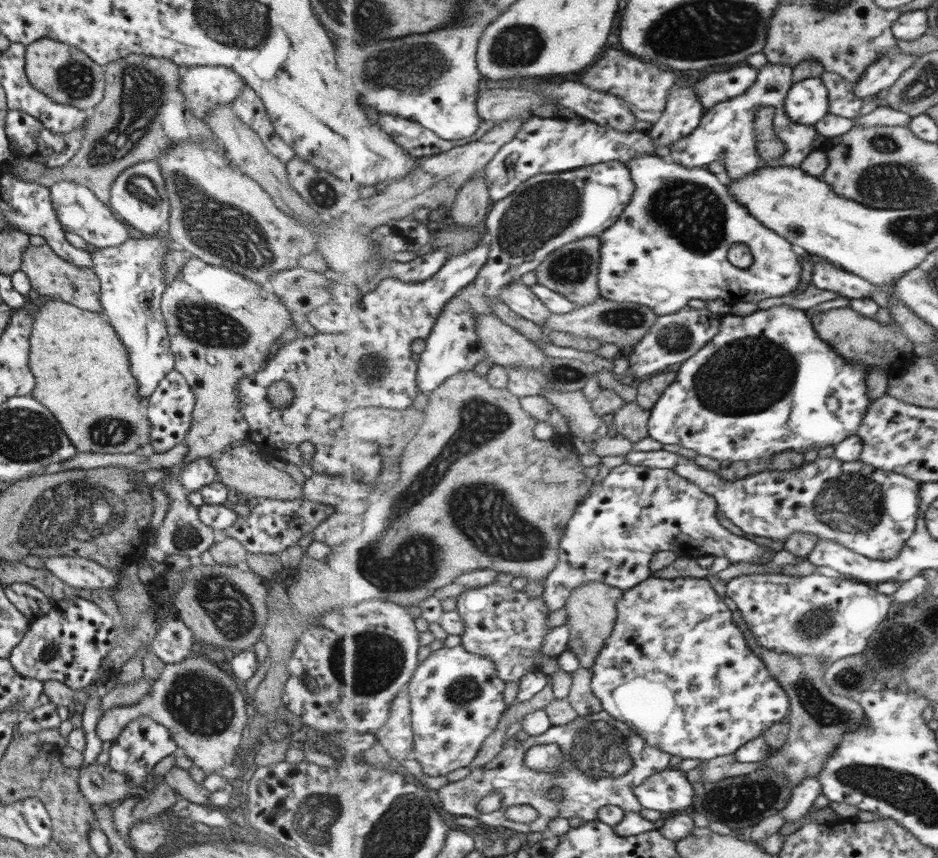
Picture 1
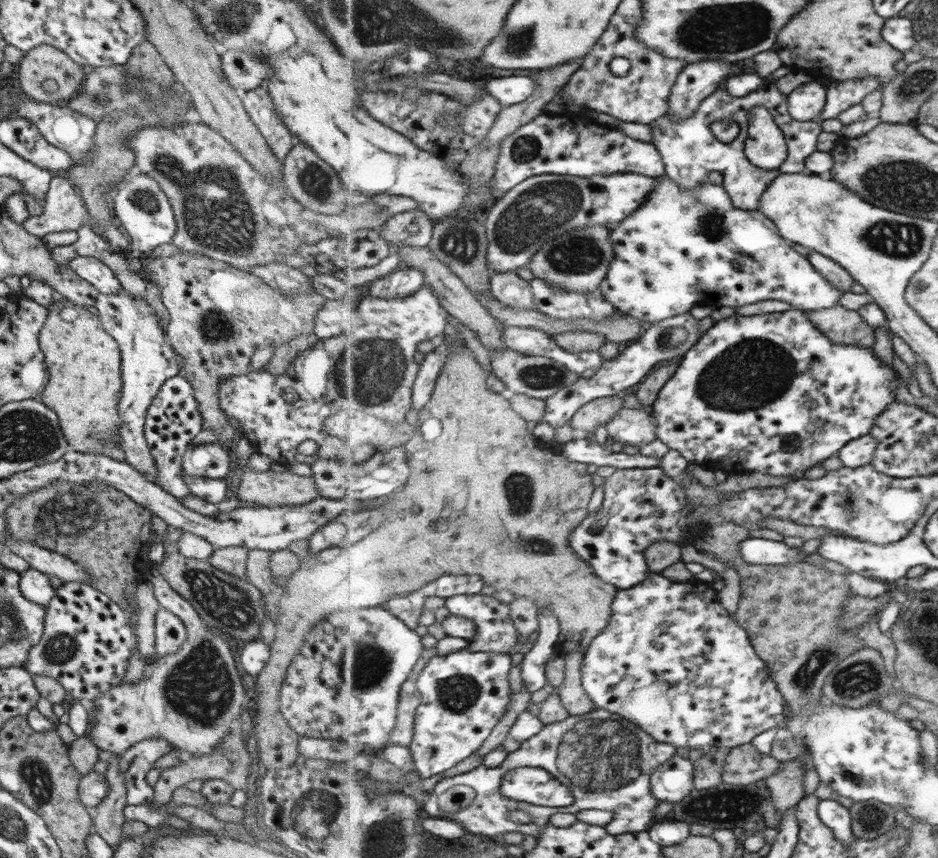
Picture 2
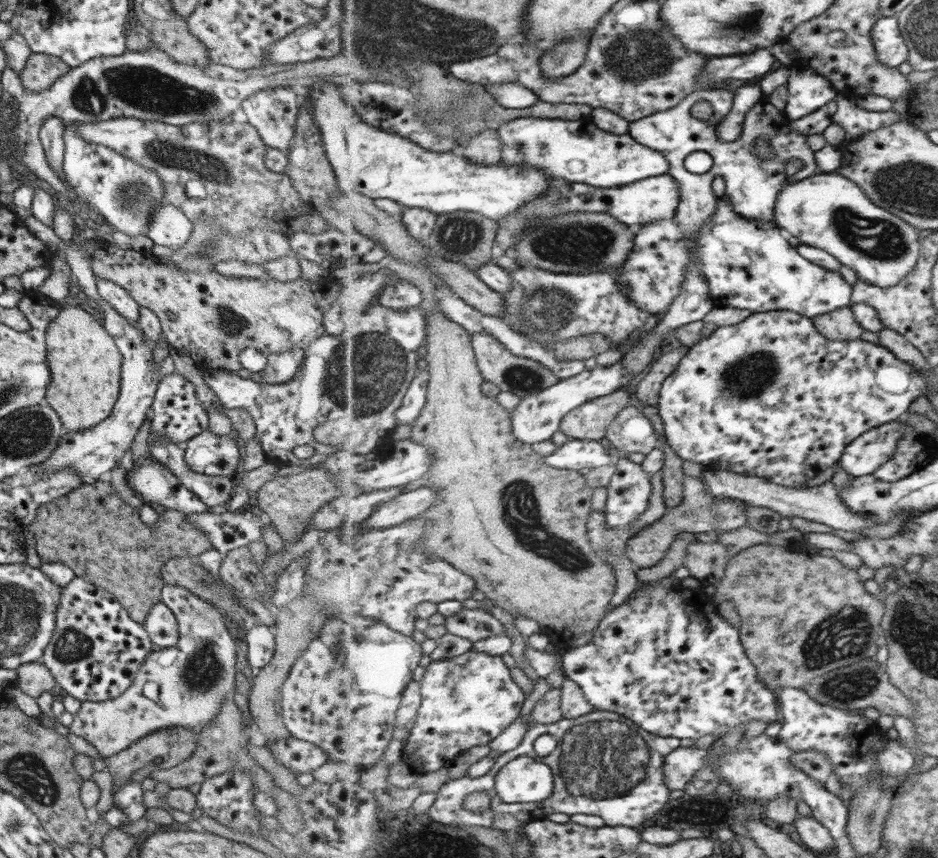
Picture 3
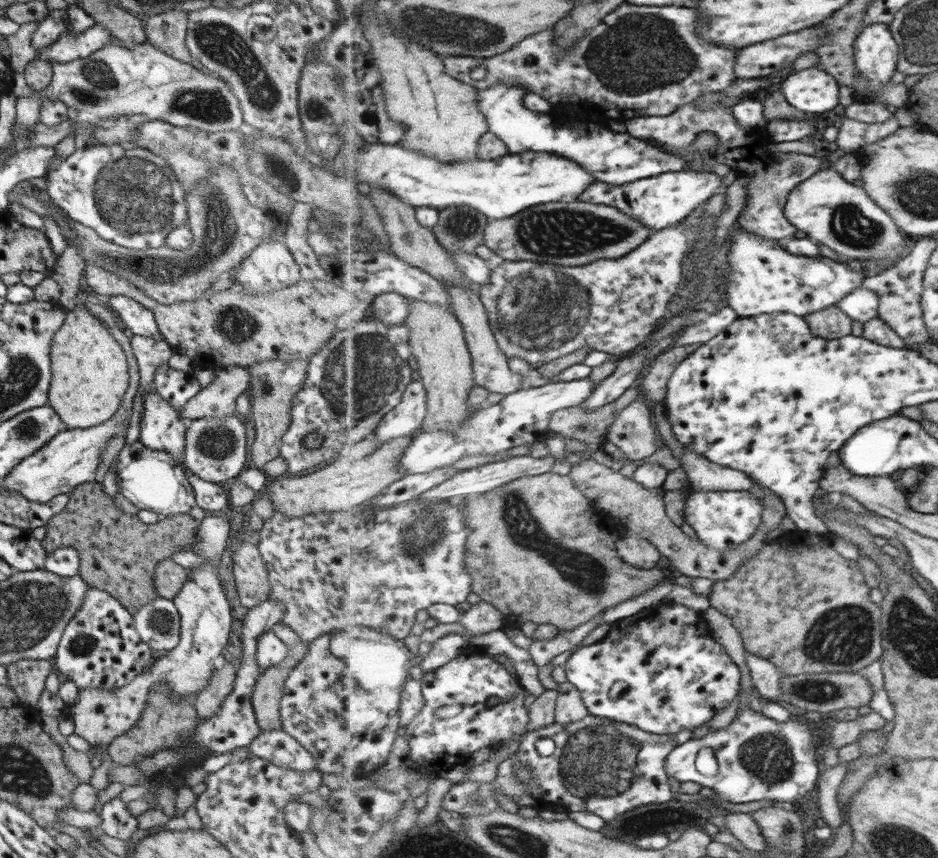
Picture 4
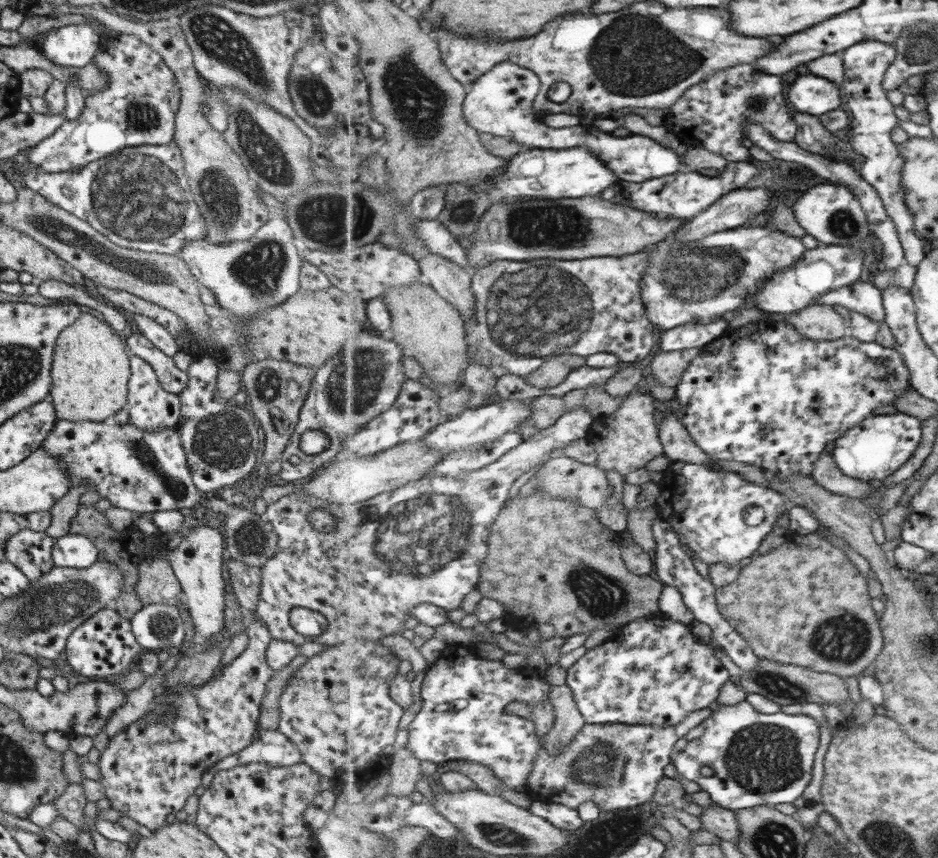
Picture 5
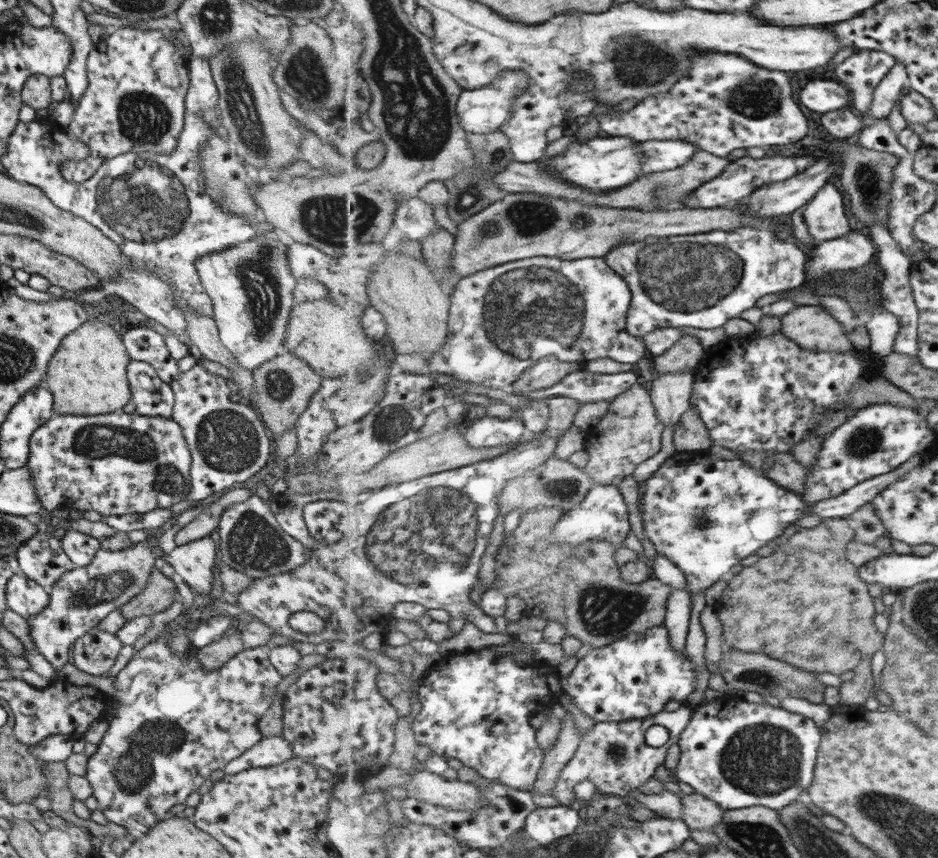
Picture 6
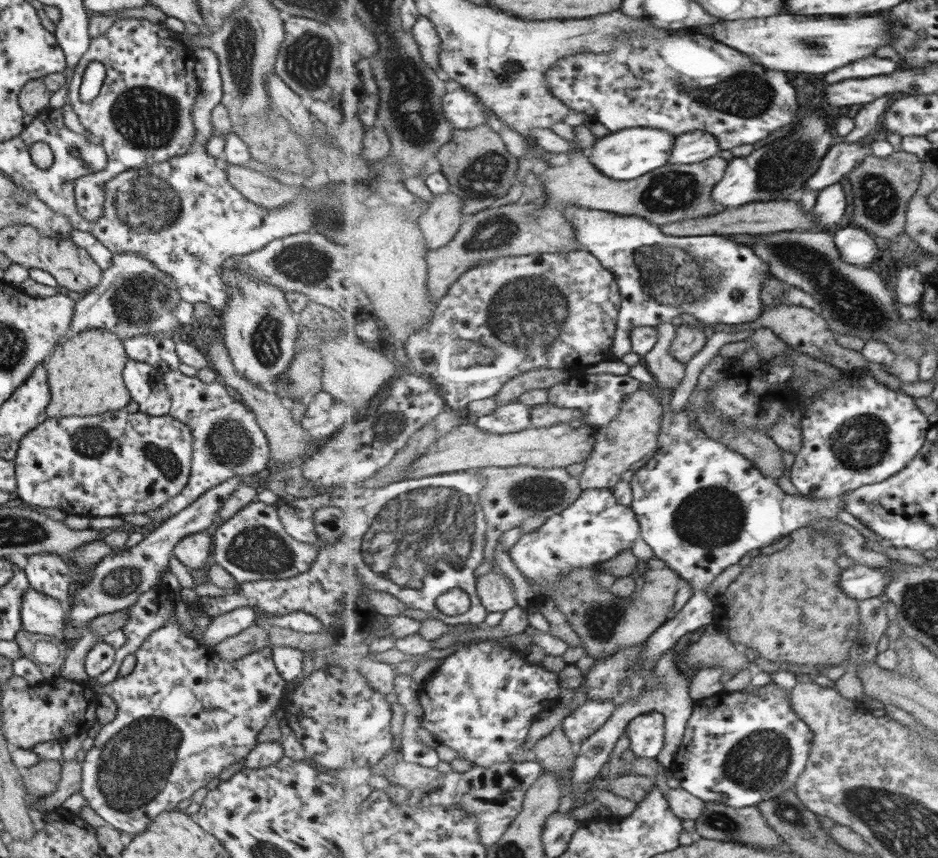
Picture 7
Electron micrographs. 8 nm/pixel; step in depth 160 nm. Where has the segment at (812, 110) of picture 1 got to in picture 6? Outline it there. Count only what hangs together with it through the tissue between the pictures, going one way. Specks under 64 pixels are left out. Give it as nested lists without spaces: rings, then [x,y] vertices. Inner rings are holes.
[[[817,79],[801,84],[801,104],[822,114],[843,109],[852,102],[852,91],[839,81]]]

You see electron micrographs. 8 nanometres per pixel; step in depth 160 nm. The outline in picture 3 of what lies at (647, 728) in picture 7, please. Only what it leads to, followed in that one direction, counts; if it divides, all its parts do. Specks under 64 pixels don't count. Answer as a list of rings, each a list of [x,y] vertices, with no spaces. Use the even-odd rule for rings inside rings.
[[[594,711],[577,719],[562,719],[555,723],[533,723],[525,733],[522,744],[503,753],[495,760],[493,767],[485,775],[471,778],[468,775],[457,780],[450,780],[438,791],[435,804],[430,808],[432,820],[445,825],[479,826],[494,828],[499,815],[509,813],[518,822],[531,824],[548,814],[565,813],[591,814],[604,818],[608,826],[627,826],[633,829],[653,818],[669,801],[671,789],[665,784],[664,762],[669,754],[681,747],[681,740],[675,737],[662,737],[650,733],[633,723],[625,716],[608,711]],[[543,734],[556,736],[557,750],[551,755],[539,757],[534,745]],[[529,756],[539,762],[548,764],[554,774],[555,788],[553,794],[537,803],[503,802],[496,791],[496,776],[511,760]],[[485,790],[491,796],[491,808],[485,814],[473,814],[463,808],[465,798],[471,792]]]

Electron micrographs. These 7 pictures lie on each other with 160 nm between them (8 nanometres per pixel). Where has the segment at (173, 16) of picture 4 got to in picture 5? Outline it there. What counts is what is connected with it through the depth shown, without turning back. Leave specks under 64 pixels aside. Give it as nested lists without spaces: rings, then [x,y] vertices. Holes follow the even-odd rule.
[[[68,4],[53,5],[53,10],[49,17],[56,17],[62,14],[90,14],[100,24],[109,28],[116,34],[132,34],[135,35],[143,44],[150,46],[157,54],[160,54],[162,61],[167,68],[172,70],[175,82],[180,90],[180,101],[178,102],[178,111],[174,118],[174,133],[172,136],[172,144],[179,147],[180,156],[183,161],[184,174],[190,190],[190,197],[199,210],[199,217],[205,222],[205,239],[203,241],[209,244],[221,246],[227,242],[241,242],[241,240],[249,240],[251,236],[268,220],[269,211],[262,200],[255,192],[255,186],[251,184],[243,164],[238,159],[237,154],[232,151],[232,148],[221,138],[220,132],[211,128],[204,115],[204,102],[202,97],[205,96],[205,87],[199,82],[199,76],[194,69],[192,63],[192,54],[187,46],[182,30],[178,24],[169,22],[168,19],[152,20],[145,22],[135,22],[122,15],[113,13],[105,9],[102,5],[93,4],[90,6],[71,6]]]

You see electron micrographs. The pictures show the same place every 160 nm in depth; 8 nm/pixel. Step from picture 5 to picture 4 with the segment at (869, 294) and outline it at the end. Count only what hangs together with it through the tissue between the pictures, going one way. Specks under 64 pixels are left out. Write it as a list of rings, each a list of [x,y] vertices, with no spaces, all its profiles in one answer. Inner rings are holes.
[[[868,288],[855,289],[839,302],[838,307],[851,318],[865,324],[879,316],[879,295]]]

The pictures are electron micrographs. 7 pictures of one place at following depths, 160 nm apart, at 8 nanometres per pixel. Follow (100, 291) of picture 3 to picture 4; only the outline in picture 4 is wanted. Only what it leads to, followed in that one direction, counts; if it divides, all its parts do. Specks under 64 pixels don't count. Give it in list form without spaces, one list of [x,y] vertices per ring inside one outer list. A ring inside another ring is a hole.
[[[114,294],[107,298],[108,308],[116,316],[119,316],[121,322],[125,324],[125,328],[128,328],[133,335],[162,339],[150,310],[143,308],[138,302],[126,296]]]

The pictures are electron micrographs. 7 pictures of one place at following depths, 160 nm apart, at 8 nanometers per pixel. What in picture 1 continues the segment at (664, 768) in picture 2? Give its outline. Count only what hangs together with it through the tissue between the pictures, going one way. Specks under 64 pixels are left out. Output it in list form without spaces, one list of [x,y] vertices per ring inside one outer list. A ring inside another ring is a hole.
[[[665,769],[649,777],[641,786],[635,788],[635,794],[644,808],[658,810],[663,817],[674,815],[676,811],[689,809],[695,800],[694,784],[688,779],[688,773],[680,769]]]

